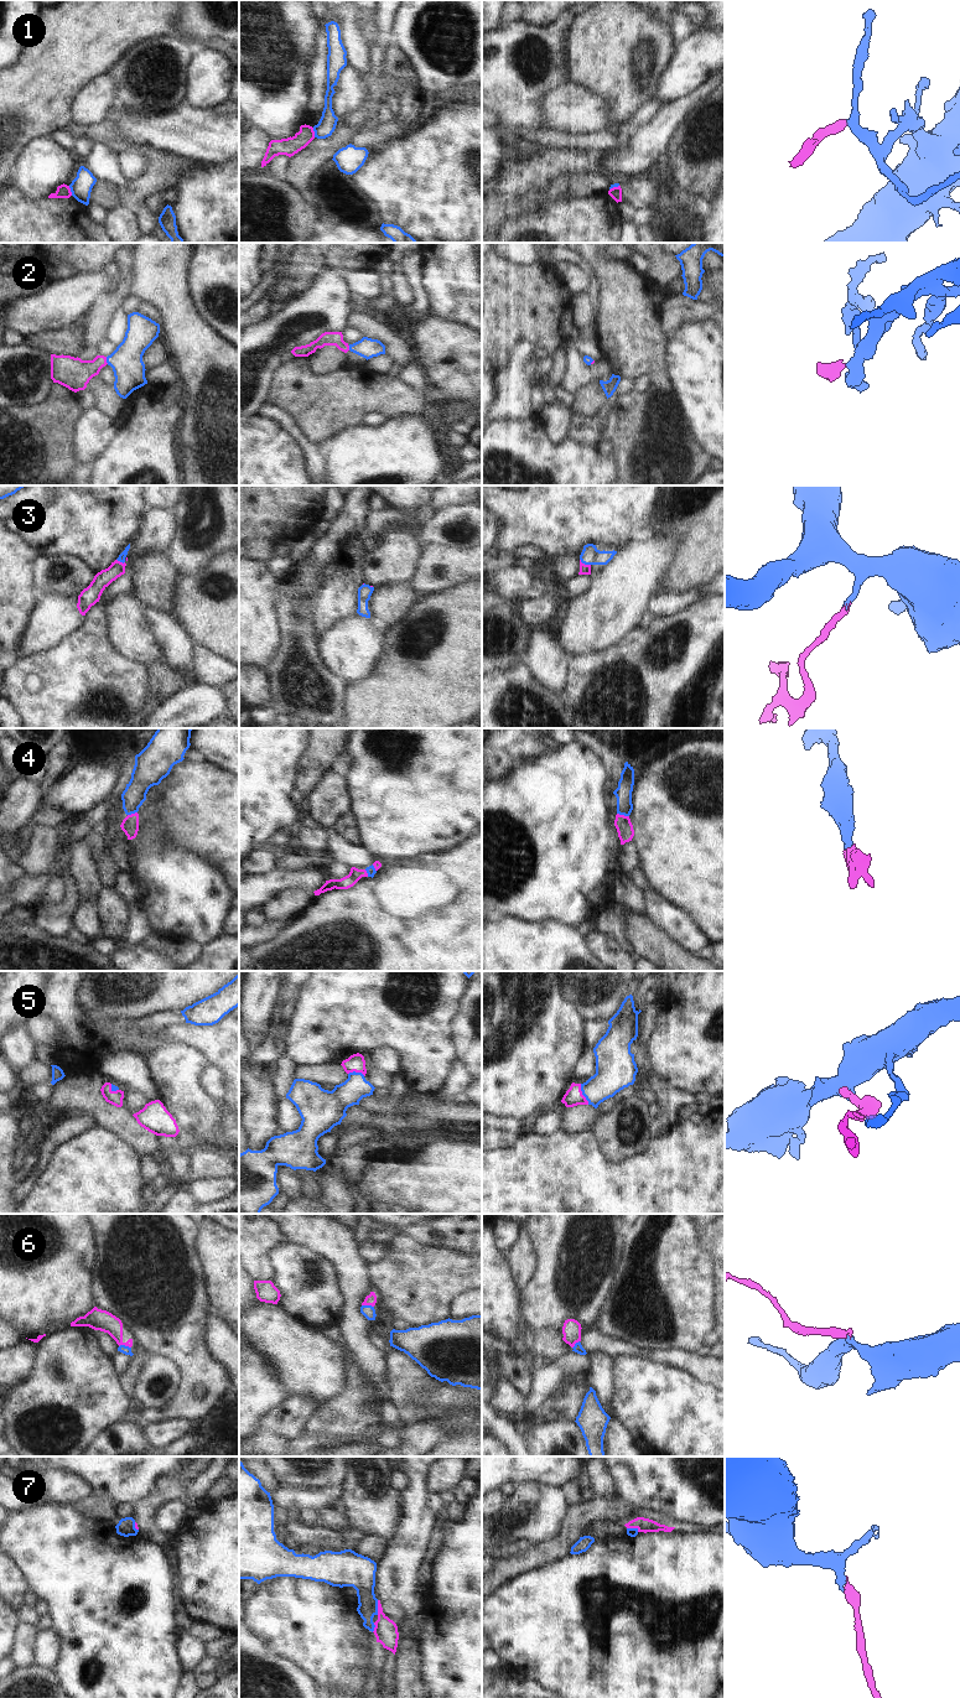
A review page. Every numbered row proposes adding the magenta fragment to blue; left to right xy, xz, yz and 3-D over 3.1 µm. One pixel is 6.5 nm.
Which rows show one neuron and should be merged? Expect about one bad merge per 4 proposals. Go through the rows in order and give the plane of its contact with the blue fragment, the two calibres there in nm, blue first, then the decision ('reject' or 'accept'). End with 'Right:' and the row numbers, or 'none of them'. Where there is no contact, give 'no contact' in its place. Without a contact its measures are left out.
1: contact in xy; calibres 140 and 90 nm; reject
2: contact in xy; calibres 200 and 200 nm; accept
3: contact in yz; calibres 120 and 60 nm; accept
4: contact in yz; calibres 110 and 110 nm; accept
5: contact in yz; calibres 240 and 120 nm; accept
6: contact in xy; calibres 60 and 140 nm; accept
7: contact in xz; calibres 190 and 150 nm; accept
Right: 2, 3, 4, 5, 6, 7

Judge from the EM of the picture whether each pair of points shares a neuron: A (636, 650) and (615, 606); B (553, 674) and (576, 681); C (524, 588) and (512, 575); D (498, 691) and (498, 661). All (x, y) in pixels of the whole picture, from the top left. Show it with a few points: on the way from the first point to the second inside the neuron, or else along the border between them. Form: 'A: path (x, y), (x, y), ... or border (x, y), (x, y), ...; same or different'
A: border (638, 624), (621, 640), (603, 650); different
B: border (569, 657), (569, 674), (564, 689); different
C: path (520, 585), (514, 579); same
D: border (524, 660), (518, 660), (512, 666), (494, 673); different

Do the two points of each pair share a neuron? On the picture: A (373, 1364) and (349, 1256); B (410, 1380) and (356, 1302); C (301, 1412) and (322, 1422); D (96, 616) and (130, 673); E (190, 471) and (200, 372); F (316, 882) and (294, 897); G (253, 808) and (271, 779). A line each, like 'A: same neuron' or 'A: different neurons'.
A: same neuron
B: same neuron
C: different neurons
D: same neuron
E: same neuron
F: different neurons
G: same neuron

